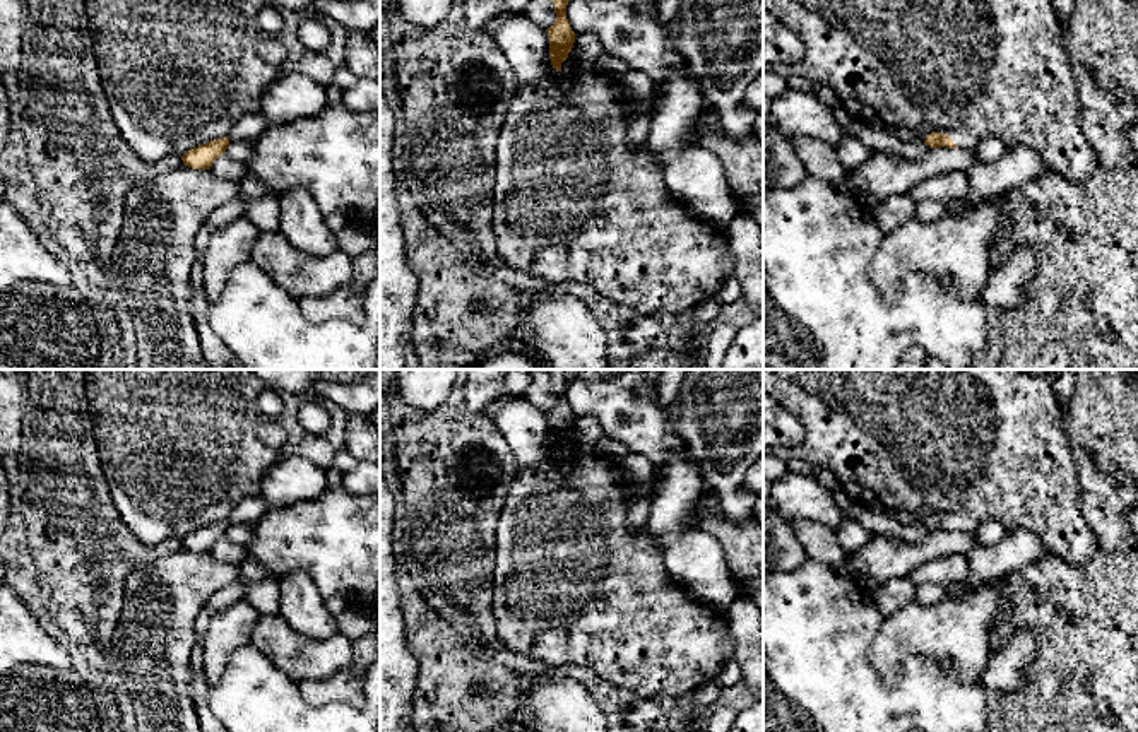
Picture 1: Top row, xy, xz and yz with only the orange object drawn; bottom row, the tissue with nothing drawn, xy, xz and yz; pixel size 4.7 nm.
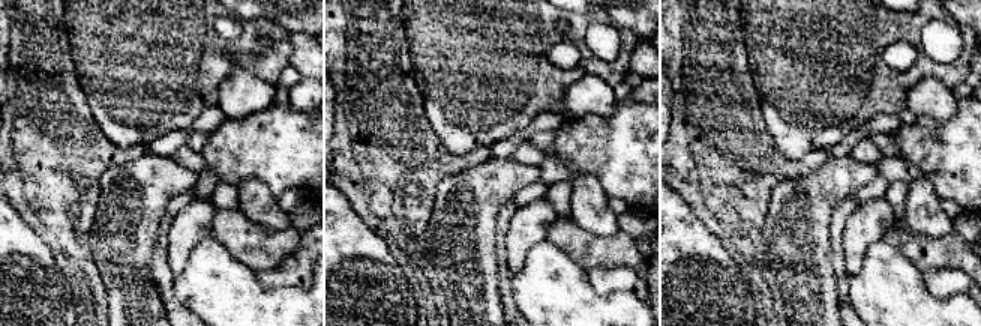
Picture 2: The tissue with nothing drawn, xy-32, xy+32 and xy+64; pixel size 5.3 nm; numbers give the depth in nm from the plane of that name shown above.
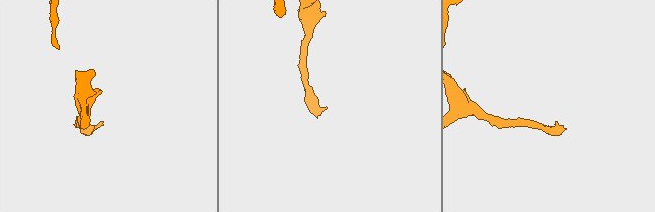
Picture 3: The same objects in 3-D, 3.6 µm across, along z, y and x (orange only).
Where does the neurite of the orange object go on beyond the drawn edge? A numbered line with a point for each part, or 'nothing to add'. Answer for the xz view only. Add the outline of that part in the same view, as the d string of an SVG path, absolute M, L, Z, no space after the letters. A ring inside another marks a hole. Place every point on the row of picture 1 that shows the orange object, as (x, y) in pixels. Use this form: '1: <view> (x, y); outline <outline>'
nothing to add

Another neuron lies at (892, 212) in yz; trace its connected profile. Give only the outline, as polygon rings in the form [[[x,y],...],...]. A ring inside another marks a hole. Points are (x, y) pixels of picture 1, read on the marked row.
[[[909,195],[890,197],[868,210],[881,234],[890,234],[916,214],[917,202]]]

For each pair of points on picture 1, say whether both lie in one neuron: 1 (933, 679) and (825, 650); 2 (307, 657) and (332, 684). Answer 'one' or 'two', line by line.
1: one
2: two

